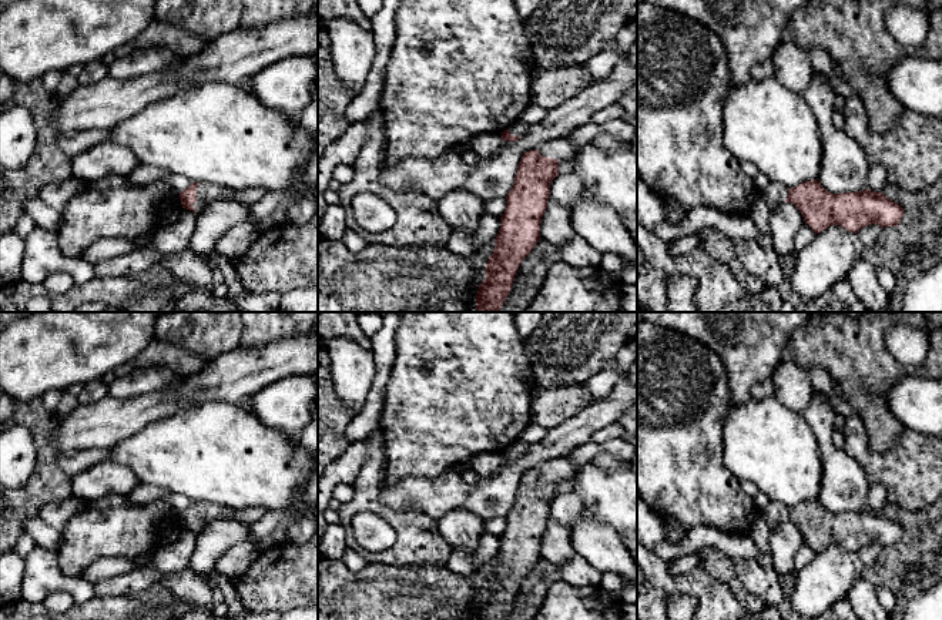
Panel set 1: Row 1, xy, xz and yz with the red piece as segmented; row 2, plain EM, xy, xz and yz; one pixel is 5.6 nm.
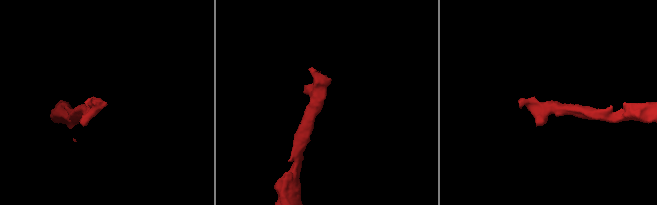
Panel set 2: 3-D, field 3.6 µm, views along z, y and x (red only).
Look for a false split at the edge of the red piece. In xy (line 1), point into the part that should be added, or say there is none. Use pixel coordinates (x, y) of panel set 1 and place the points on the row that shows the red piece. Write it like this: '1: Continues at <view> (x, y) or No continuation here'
1: Continues at xy (207, 193)

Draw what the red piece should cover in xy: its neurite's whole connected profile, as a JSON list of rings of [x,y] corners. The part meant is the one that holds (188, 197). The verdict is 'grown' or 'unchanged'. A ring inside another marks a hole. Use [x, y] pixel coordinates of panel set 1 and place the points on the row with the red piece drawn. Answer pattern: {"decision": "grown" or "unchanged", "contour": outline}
{"decision": "grown", "contour": [[[192,182],[188,188],[180,192],[182,208],[192,212],[202,211],[209,202],[218,200],[234,200],[247,205],[252,205],[264,198],[266,191],[259,187],[245,190],[231,190],[209,182]]]}

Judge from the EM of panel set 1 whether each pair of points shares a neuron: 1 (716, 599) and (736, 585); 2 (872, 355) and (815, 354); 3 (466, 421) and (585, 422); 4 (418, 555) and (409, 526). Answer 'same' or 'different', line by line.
1: different
2: same
3: different
4: same

